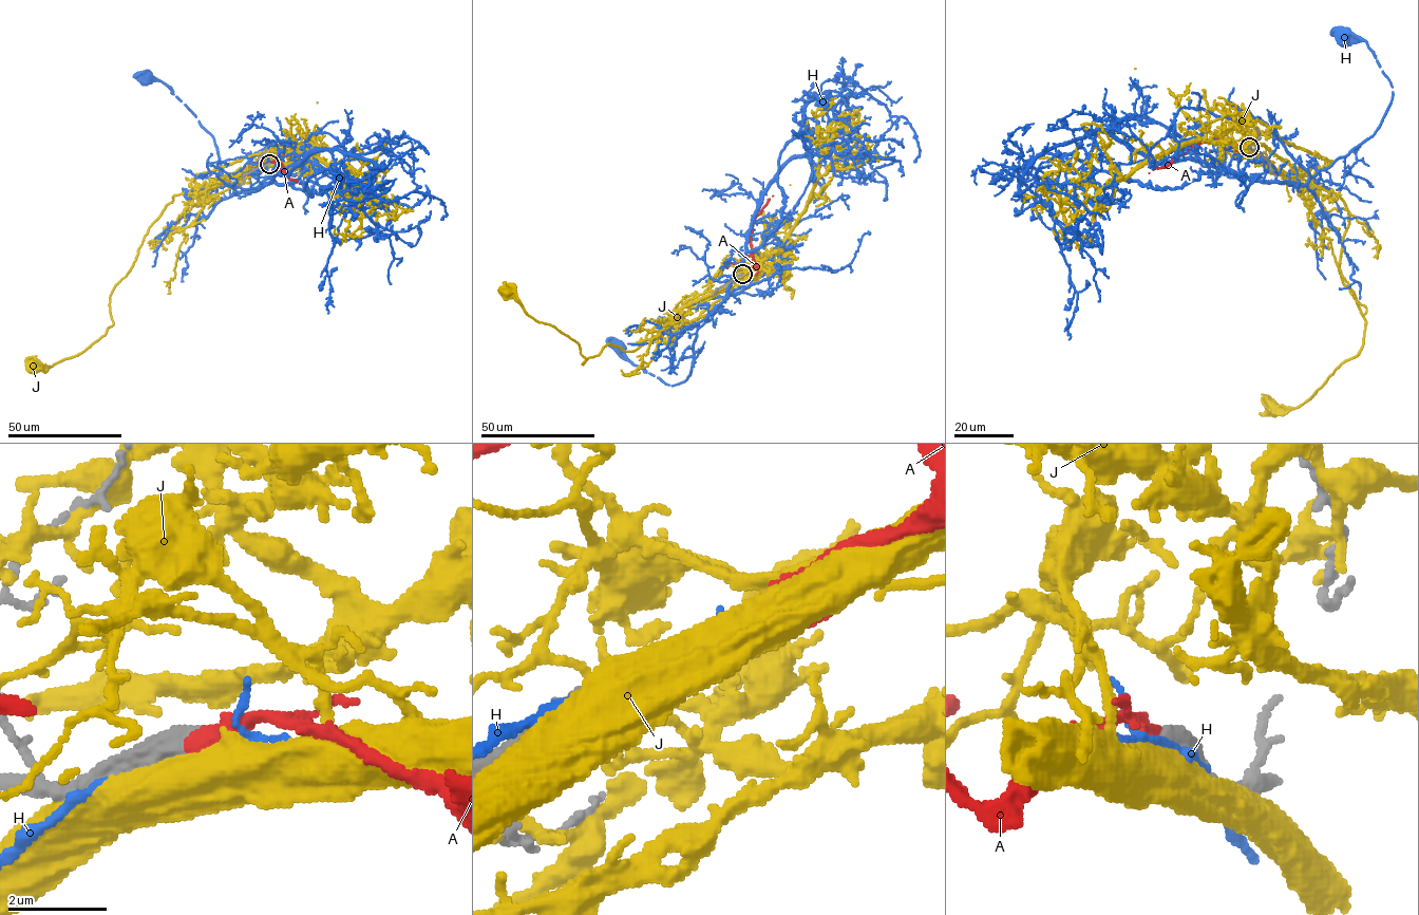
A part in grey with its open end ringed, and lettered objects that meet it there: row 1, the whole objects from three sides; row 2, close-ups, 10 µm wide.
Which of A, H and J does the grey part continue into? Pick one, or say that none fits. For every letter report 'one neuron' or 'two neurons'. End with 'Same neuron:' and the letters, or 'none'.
A: one neuron
H: two neurons
J: two neurons
Same neuron: A

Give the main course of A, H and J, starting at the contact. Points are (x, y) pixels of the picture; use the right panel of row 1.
A: (1248, 147), (1238, 150), (1199, 143), (1166, 166), (1149, 172)
H: (1251, 149), (1259, 160), (1235, 152), (1235, 174), (1305, 184), (1375, 132), (1391, 82), (1365, 41), (1341, 37)
J: (1250, 149), (1344, 202), (1339, 273), (1365, 320), (1360, 352), (1309, 397), (1269, 407)

